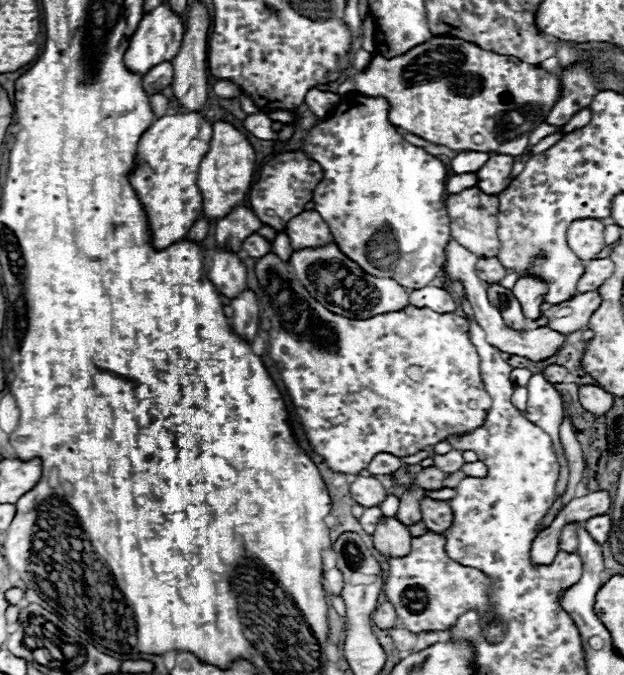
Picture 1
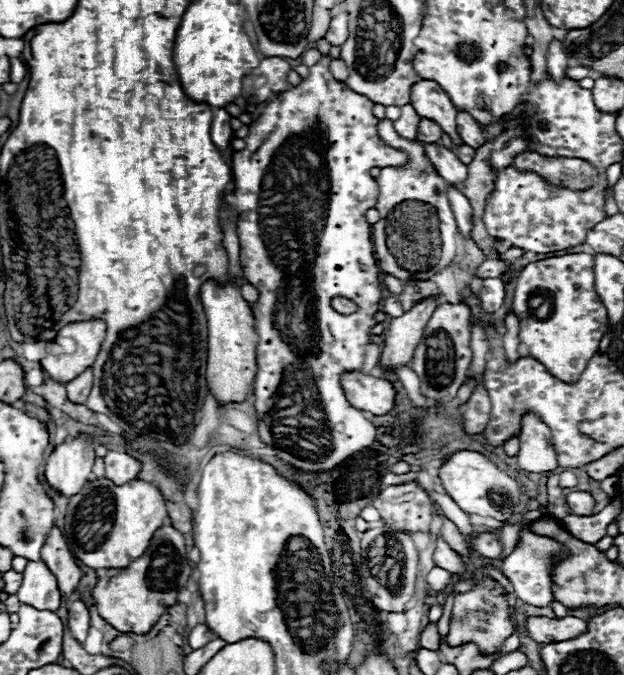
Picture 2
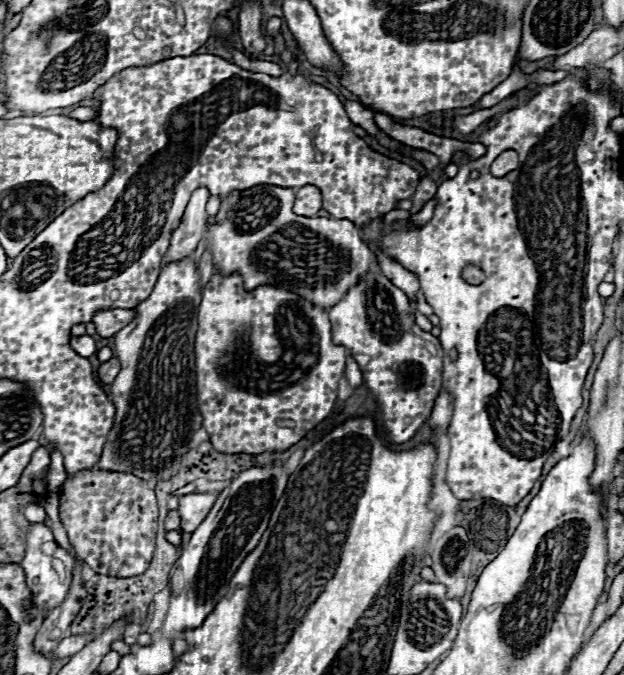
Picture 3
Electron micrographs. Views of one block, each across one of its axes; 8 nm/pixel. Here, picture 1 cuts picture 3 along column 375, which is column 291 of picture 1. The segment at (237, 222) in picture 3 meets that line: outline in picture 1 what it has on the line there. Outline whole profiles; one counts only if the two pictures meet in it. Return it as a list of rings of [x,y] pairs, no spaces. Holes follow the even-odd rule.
[[[336,244],[294,250],[290,256],[290,266],[296,274],[296,280],[312,294],[312,298],[324,304],[330,312],[346,314],[354,320],[366,320],[376,314],[400,310],[408,304],[408,290],[404,286],[400,286],[396,280],[368,276],[356,262],[344,256]]]

